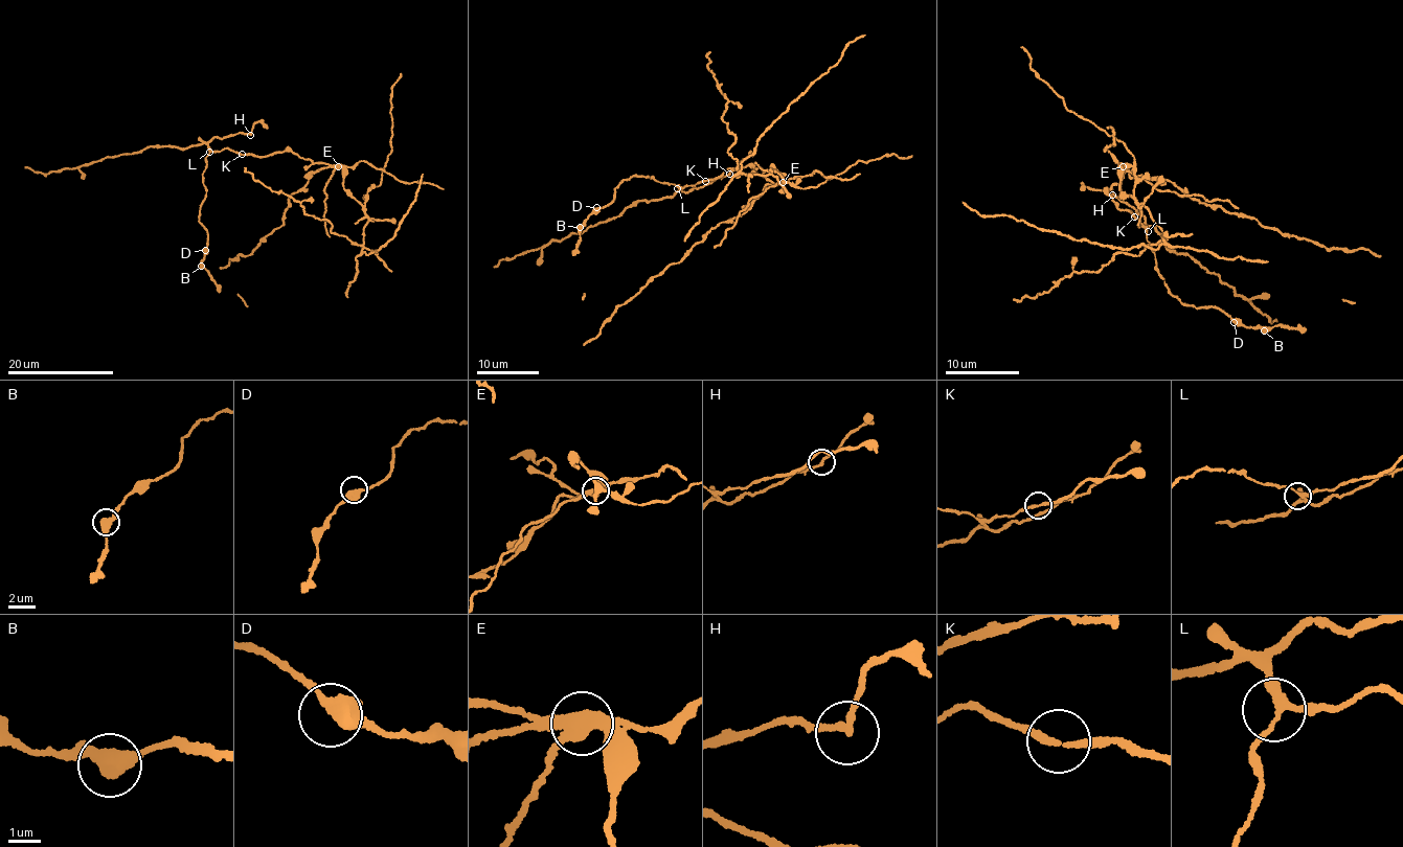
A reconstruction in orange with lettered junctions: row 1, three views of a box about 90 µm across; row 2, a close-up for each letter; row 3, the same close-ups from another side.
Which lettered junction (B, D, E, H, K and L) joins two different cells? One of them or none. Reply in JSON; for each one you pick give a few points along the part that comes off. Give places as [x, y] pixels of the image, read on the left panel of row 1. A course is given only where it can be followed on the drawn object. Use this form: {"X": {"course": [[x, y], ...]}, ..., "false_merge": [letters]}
{"E": {"course": [[339, 166], [344, 188], [367, 221], [361, 244], [332, 233], [329, 222], [304, 213], [298, 200], [244, 167]]}, "false_merge": ["E"]}

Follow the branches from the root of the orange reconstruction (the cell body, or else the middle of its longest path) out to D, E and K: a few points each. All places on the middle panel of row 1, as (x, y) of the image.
D: (755, 168), (728, 168), (680, 188), (633, 176), (615, 188), (614, 201), (596, 207)
E: (755, 168), (763, 169), (763, 175), (775, 183), (783, 182)
K: (755, 168), (748, 164), (728, 168), (722, 175), (705, 180)

